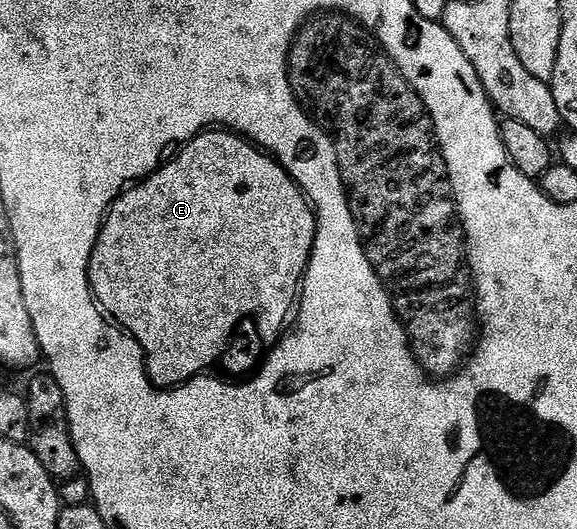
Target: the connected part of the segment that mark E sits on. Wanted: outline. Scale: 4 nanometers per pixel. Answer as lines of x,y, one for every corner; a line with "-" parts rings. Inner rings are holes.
209,120
209,124
201,124
193,136
177,140
177,144
173,144
173,152
165,152
165,156
161,156
161,160
157,160
149,172
141,172
141,176
124,184
121,195
109,207
109,213
105,215
99,230
89,269
89,287
93,289
93,300
105,319
116,324
129,340
133,340
133,344
137,344
137,352
141,352
141,376
145,376
149,392
157,392
157,396
185,392
195,378
209,380
209,384
221,384
221,388
249,388
249,384
257,384
257,380
261,380
261,372
265,372
267,361
277,356
277,348
281,348
285,340
293,340
293,336
297,336
297,328
301,328
301,312
305,312
305,288
309,288
309,272
313,272
316,233
315,201
313,196
309,196
309,188
305,188
305,184
301,184
301,180
289,172
289,164
285,164
285,160
281,160
281,156
277,156
269,144
261,144
257,136
249,136
245,128
229,124
229,120
-
283,312
291,322
281,326
277,334
277,314
281,316

